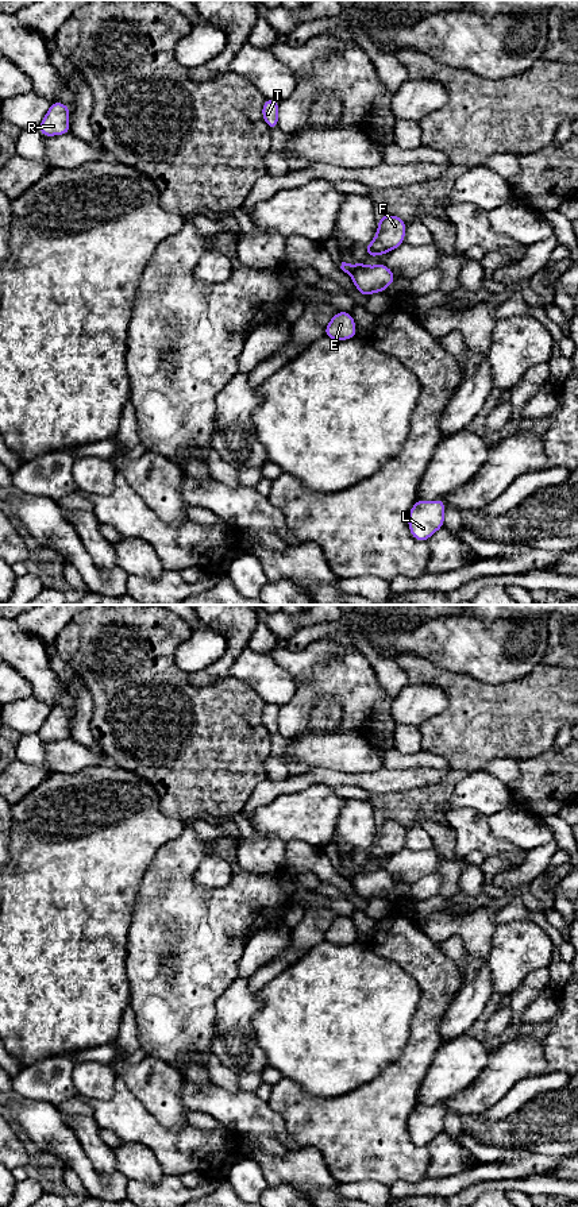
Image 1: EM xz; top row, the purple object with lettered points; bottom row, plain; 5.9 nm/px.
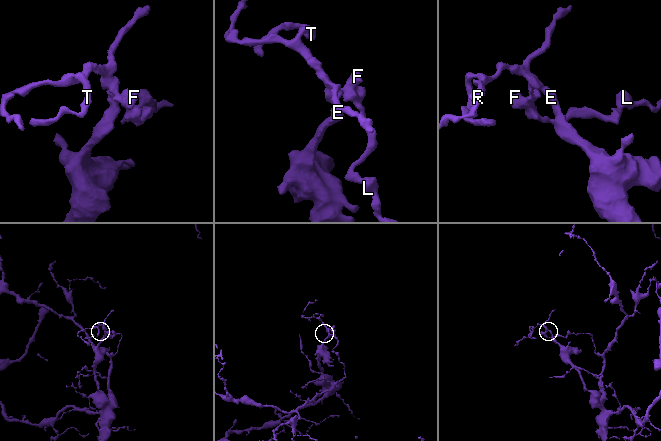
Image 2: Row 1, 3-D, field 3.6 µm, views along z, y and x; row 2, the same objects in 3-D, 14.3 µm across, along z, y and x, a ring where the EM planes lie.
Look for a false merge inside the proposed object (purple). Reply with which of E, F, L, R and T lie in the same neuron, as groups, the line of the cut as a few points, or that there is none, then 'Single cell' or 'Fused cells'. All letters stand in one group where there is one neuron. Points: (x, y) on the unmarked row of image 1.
Groups: E R T / F L. Split along xz (366, 871), (350, 879). Fused cells

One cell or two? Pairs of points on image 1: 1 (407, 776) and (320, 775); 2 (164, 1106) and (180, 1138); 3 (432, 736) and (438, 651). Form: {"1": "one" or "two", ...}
{"1": "one", "2": "two", "3": "two"}

